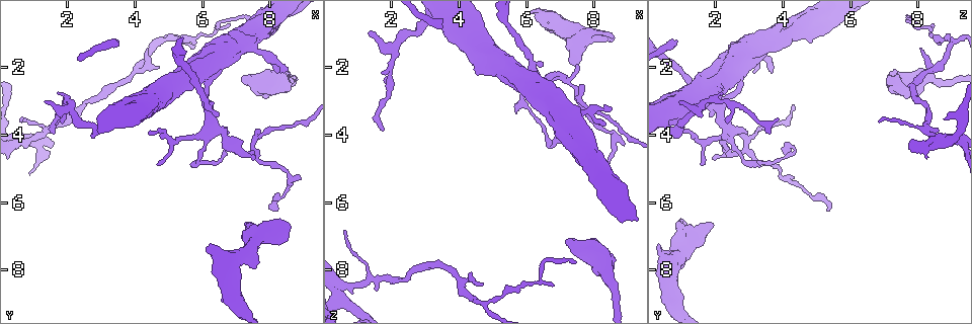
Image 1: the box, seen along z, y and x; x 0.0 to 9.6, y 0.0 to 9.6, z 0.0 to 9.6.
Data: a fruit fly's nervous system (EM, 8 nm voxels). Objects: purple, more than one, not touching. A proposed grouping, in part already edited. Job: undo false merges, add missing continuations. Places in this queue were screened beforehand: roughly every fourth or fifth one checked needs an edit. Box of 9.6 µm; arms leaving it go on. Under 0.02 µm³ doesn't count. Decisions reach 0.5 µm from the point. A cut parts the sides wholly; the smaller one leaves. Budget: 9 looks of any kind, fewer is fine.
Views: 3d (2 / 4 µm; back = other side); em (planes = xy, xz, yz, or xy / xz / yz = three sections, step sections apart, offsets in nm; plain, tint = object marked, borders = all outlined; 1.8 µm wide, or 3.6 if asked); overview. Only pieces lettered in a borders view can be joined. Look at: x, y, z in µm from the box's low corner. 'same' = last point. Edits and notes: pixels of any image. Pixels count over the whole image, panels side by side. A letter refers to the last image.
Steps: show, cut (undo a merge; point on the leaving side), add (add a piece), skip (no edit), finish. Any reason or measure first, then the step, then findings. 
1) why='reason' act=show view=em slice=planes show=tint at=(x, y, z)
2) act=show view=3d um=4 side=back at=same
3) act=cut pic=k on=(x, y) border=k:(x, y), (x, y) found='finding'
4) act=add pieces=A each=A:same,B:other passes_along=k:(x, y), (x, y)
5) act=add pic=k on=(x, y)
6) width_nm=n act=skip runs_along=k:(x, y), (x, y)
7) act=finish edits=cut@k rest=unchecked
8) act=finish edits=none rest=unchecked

why='stops while still wide' act=show view=3d um=4 at=(7.20, 2.25, 7.15)

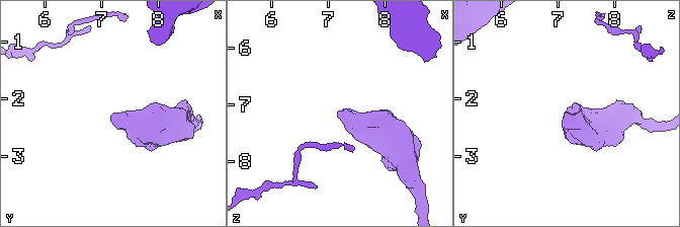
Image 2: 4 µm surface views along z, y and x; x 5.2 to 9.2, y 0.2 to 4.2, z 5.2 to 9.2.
why='shape alone is not enough' act=show view=em slice=yz step=4 show=tint at=(7.20, 2.25, 7.15)

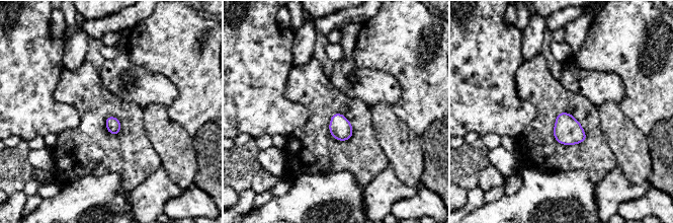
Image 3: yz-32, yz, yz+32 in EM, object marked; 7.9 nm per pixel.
why='what lies round it' act=show view=em slice=yz step=4 show=borders at=same

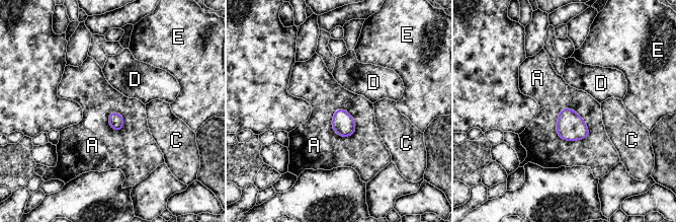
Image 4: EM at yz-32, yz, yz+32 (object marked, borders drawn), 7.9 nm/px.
act=skip each=A:other,C:other,D:other,E:other border=4:(560, 110), (572, 108), (589, 135) found='no lettered piece goes on from it'

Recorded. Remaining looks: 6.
why='abrupt turn' act=show view=3d um=2 at=(6.10, 3.05, 1.75)

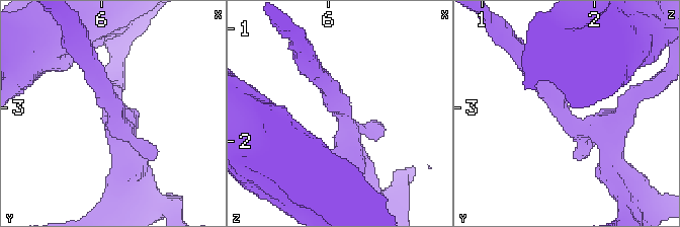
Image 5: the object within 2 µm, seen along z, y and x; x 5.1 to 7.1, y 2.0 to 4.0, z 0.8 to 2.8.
arms=3 arm_widths_nm=170,180,220 act=show view=em slice=planes show=borders at=(6.14, 3.10, 1.76)

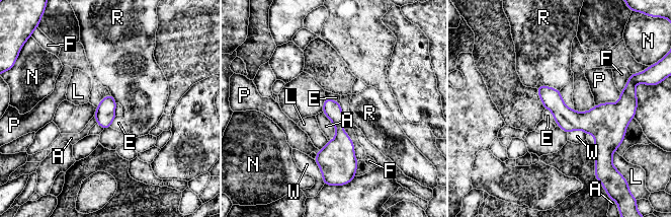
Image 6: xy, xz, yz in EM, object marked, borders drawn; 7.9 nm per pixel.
longest_contact=A:240nm act=skip each=A:other,E:other,F:other,L:other,N:other,P:other,R:other,W:other found='all the same neuron'

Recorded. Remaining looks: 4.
why='three-way junction' act=show view=em slice=planes show=tint at=(4.80, 1.25, 9.05)

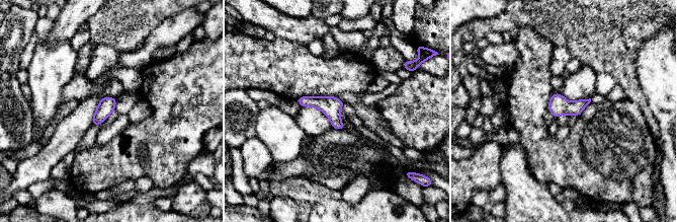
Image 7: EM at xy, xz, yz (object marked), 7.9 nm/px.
act=show view=em slice=planes show=borders at=same

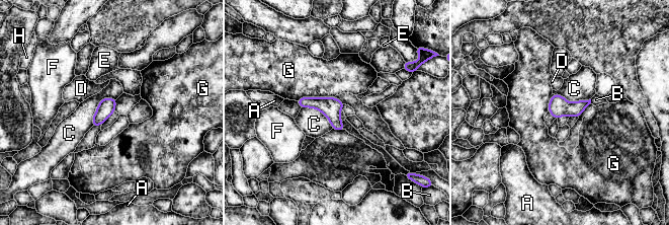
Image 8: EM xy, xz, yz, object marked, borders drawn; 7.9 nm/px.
act=skip each=A:other,B:other,C:other,D:other,E:other,F:other,G:other,H:other border=8:(115, 98), (99, 102), (91, 126) found='all the same neuron'

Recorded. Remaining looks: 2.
why='branch stops here' act=show view=em slice=xy step=4 show=tint at=(0.55, 3.55, 6.90)

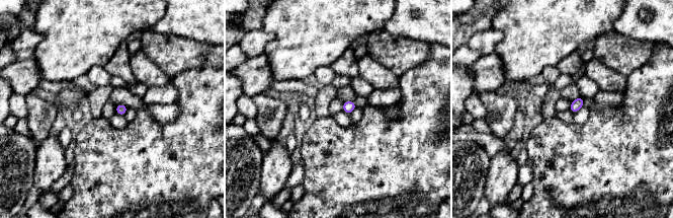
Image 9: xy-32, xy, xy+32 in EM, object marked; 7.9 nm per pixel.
act=show view=em slice=xy step=4 show=borders at=same

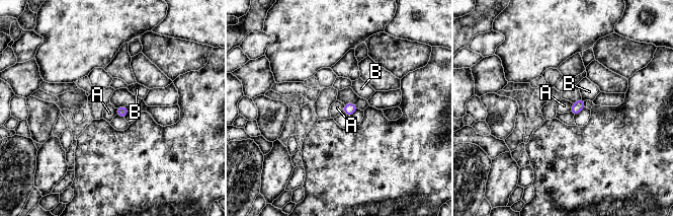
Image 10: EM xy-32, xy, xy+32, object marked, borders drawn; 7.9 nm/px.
width_nm=80 act=skip each=A:other,B:other border=10:(343, 104), (344, 112) found='none of them fits'

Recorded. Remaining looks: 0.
act=finish edits=none rest=unchecked

